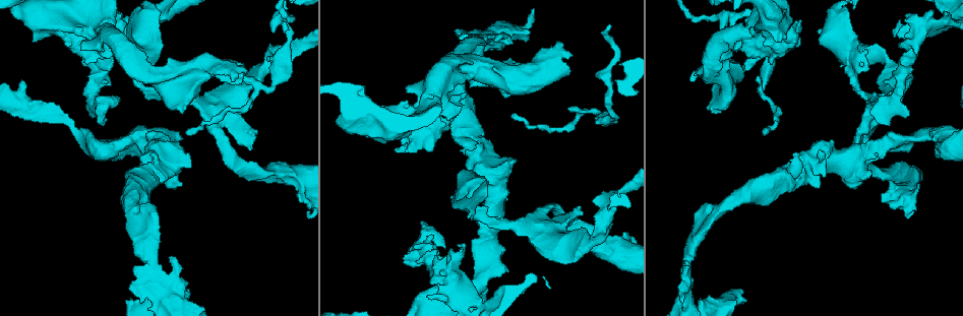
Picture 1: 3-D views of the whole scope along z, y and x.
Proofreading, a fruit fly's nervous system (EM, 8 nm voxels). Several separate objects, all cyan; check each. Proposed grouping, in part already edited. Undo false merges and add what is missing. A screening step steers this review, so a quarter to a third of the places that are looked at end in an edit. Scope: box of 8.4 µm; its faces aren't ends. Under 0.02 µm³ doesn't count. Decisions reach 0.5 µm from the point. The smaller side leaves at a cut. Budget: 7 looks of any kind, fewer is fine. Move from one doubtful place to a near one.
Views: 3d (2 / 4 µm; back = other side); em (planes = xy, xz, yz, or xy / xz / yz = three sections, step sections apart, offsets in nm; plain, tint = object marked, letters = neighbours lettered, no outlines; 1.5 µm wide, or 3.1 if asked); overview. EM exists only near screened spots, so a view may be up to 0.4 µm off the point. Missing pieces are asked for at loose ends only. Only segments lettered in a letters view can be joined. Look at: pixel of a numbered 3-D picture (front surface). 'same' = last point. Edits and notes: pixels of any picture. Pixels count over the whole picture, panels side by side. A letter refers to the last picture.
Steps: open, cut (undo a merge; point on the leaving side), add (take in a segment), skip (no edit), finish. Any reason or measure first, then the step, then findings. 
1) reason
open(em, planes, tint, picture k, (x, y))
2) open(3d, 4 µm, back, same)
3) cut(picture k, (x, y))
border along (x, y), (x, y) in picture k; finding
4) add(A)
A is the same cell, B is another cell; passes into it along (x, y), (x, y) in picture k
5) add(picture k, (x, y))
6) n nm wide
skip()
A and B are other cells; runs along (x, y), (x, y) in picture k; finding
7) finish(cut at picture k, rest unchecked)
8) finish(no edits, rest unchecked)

stops while still wide
open(em, yz, step 8, letters, picture 1, (475, 221))

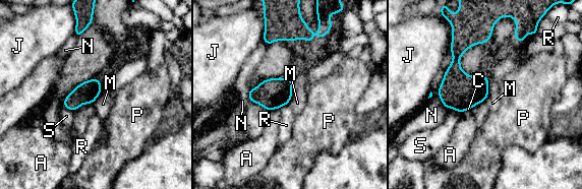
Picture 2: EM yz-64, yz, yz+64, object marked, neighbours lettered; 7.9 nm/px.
skip()
A, C, J, M, N, P, R and S are other cells; border along (294, 79), (291, 99), (288, 103) in picture 2; no lettered segment goes on from it

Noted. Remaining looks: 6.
thick end
open(em, planes, letters, picture 1, (772, 59))

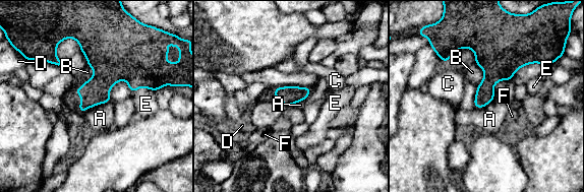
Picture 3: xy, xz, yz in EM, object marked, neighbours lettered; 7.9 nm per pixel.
skip()
A, B, C, D, E and F are other cells; border along (111, 101), (92, 106), (82, 112) in picture 3; no lettered segment goes on from it

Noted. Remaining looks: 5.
branch stops here
open(3d, 2 µm, picture 1, (559, 42))

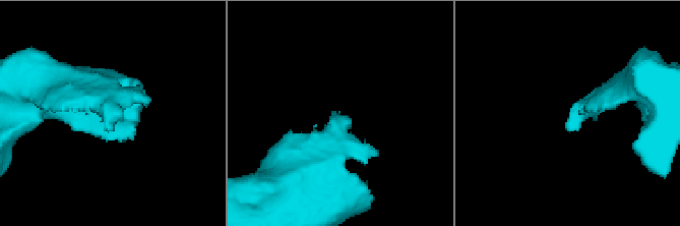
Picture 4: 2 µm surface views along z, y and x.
now the EM
open(em, planes, letters, picture 4, (565, 129))

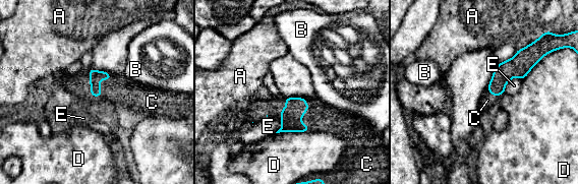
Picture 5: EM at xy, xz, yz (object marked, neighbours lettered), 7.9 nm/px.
add(C)
C is the same cell, A, B, D and E are other cells; the neuron continues

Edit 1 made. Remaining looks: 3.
finish(add at picture 5, rest unchecked)

